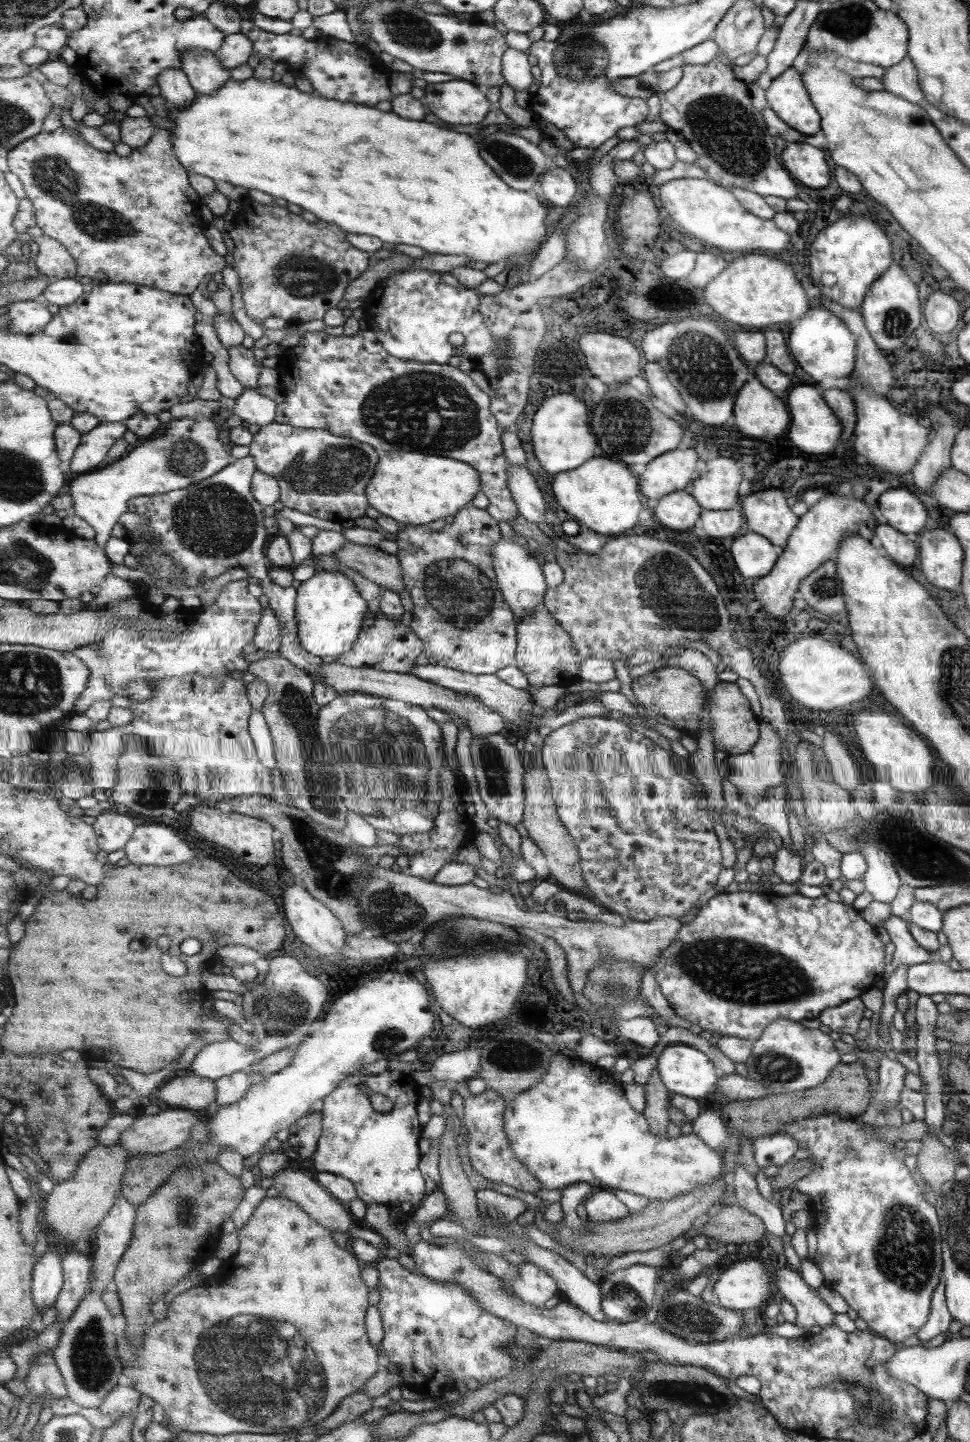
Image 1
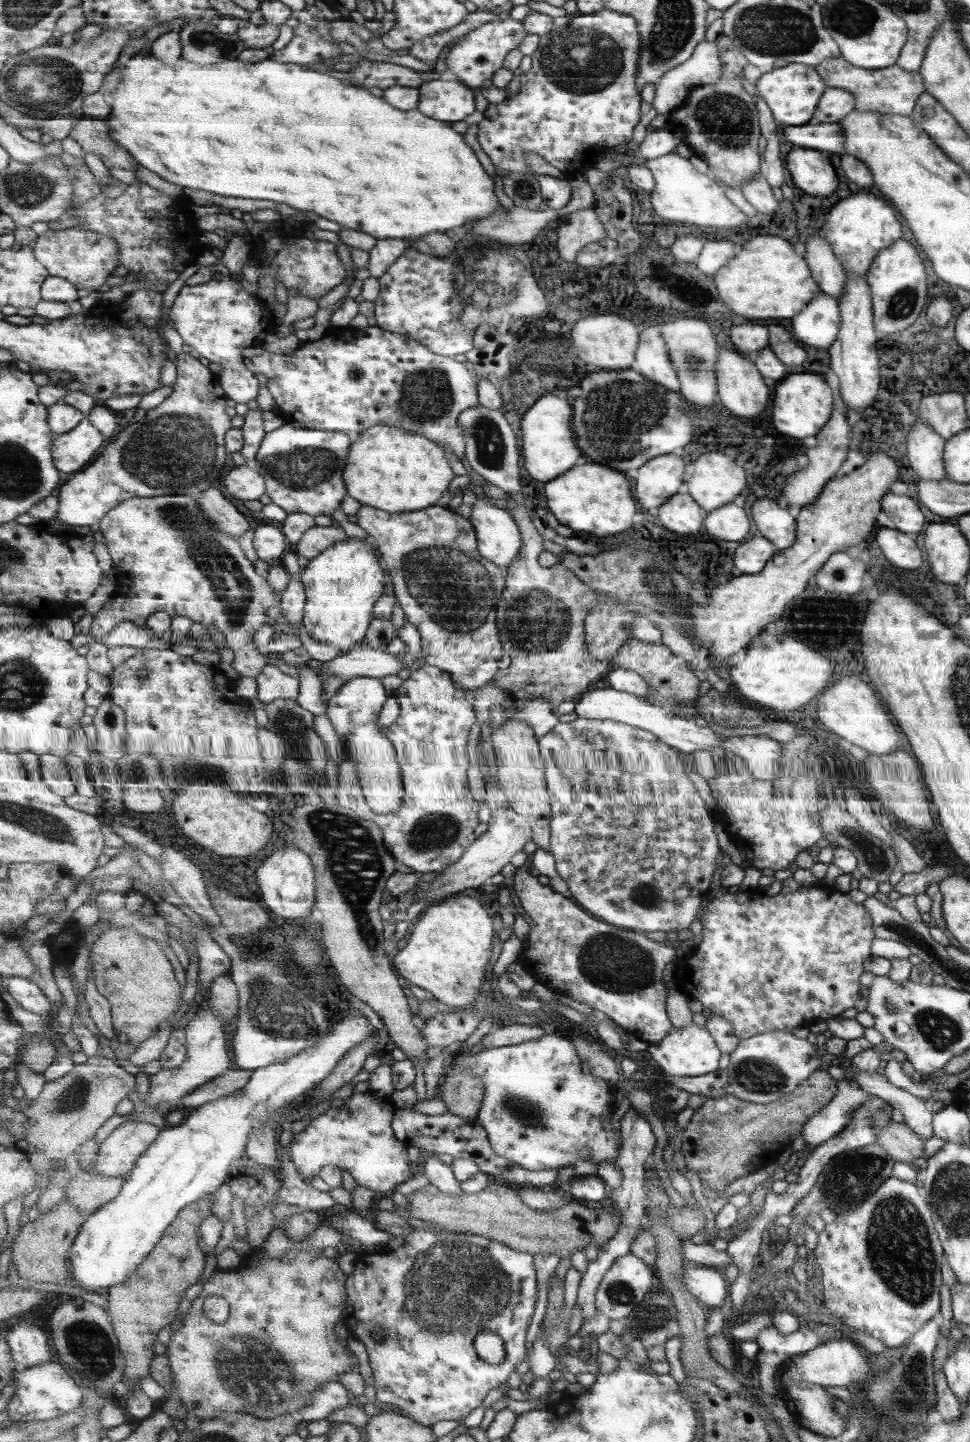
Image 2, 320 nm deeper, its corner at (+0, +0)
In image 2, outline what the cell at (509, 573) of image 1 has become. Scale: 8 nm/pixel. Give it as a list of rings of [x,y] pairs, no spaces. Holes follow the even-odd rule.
[[[478,498],[472,506],[470,519],[478,534],[480,553],[507,570],[523,546],[522,534],[513,515],[487,499]]]

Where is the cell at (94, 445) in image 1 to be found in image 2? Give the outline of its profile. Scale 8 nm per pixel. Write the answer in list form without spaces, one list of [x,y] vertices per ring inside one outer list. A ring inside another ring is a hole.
[[[84,419],[70,433],[56,435],[53,442],[55,466],[65,474],[75,474],[87,468],[94,460],[95,454],[100,452],[101,448],[106,444],[105,435],[89,420]]]

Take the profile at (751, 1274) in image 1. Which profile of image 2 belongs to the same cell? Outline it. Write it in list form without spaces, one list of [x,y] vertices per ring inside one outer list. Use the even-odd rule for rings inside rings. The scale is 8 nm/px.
[[[686,1266],[680,1273],[681,1285],[690,1293],[690,1296],[708,1304],[710,1308],[719,1308],[729,1294],[729,1283],[721,1270]]]

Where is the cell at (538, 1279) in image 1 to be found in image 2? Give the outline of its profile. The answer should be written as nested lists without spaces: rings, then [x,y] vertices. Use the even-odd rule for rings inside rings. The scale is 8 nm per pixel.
[[[413,1229],[409,1235],[403,1237],[402,1246],[395,1251],[380,1250],[379,1253],[367,1253],[364,1251],[358,1252],[358,1259],[354,1264],[354,1271],[347,1280],[347,1303],[346,1309],[342,1316],[342,1321],[347,1326],[348,1332],[354,1333],[368,1352],[368,1359],[370,1360],[370,1368],[372,1369],[372,1376],[374,1377],[374,1388],[376,1390],[376,1403],[383,1402],[383,1404],[393,1404],[398,1408],[398,1412],[409,1418],[414,1419],[415,1422],[423,1426],[433,1426],[439,1420],[455,1420],[460,1422],[465,1420],[475,1408],[483,1406],[487,1394],[505,1384],[511,1374],[515,1372],[515,1368],[525,1360],[527,1356],[527,1332],[532,1325],[532,1318],[534,1317],[536,1306],[539,1298],[538,1288],[538,1271],[535,1265],[535,1258],[533,1254],[526,1251],[517,1251],[505,1243],[496,1242],[494,1239],[485,1238],[483,1235],[453,1233],[444,1231],[437,1234],[437,1232],[429,1232],[427,1230]],[[486,1330],[496,1332],[502,1336],[507,1347],[507,1358],[501,1364],[487,1364],[483,1360],[477,1358],[473,1353],[473,1342],[477,1336]]]

